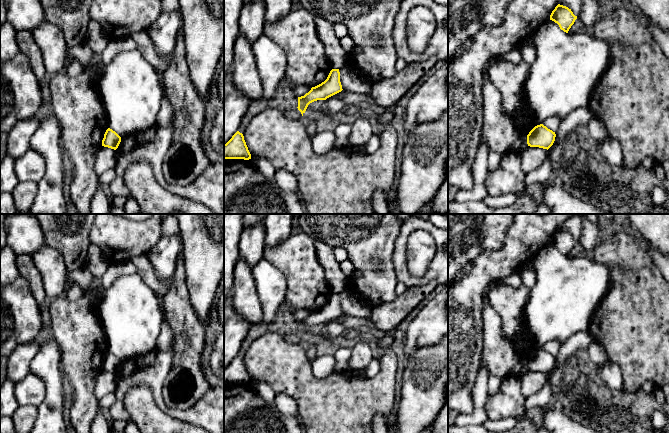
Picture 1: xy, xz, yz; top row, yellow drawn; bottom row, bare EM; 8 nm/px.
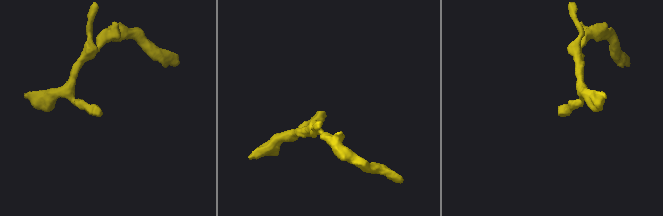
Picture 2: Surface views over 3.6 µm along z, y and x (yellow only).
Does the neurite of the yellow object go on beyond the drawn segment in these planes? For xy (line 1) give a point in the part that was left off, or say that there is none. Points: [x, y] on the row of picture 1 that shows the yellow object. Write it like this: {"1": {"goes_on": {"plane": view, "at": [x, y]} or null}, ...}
{"1": {"goes_on": null}}

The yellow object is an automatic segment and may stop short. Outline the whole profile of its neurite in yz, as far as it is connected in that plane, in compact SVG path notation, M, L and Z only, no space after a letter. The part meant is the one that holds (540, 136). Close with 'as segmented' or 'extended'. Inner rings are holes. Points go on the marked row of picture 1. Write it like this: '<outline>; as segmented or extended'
M543 124L535 126L527 135L527 144L530 147L549 149L554 141L556 134Z; as segmented

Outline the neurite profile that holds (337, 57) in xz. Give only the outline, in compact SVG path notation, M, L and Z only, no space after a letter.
M315 15L316 31L319 39L325 47L325 54L332 69L340 69L348 62L348 55L340 44L340 39L336 36L333 24L321 16Z

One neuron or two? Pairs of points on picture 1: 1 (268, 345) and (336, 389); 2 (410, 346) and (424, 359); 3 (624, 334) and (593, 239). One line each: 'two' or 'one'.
1: one
2: two
3: two

